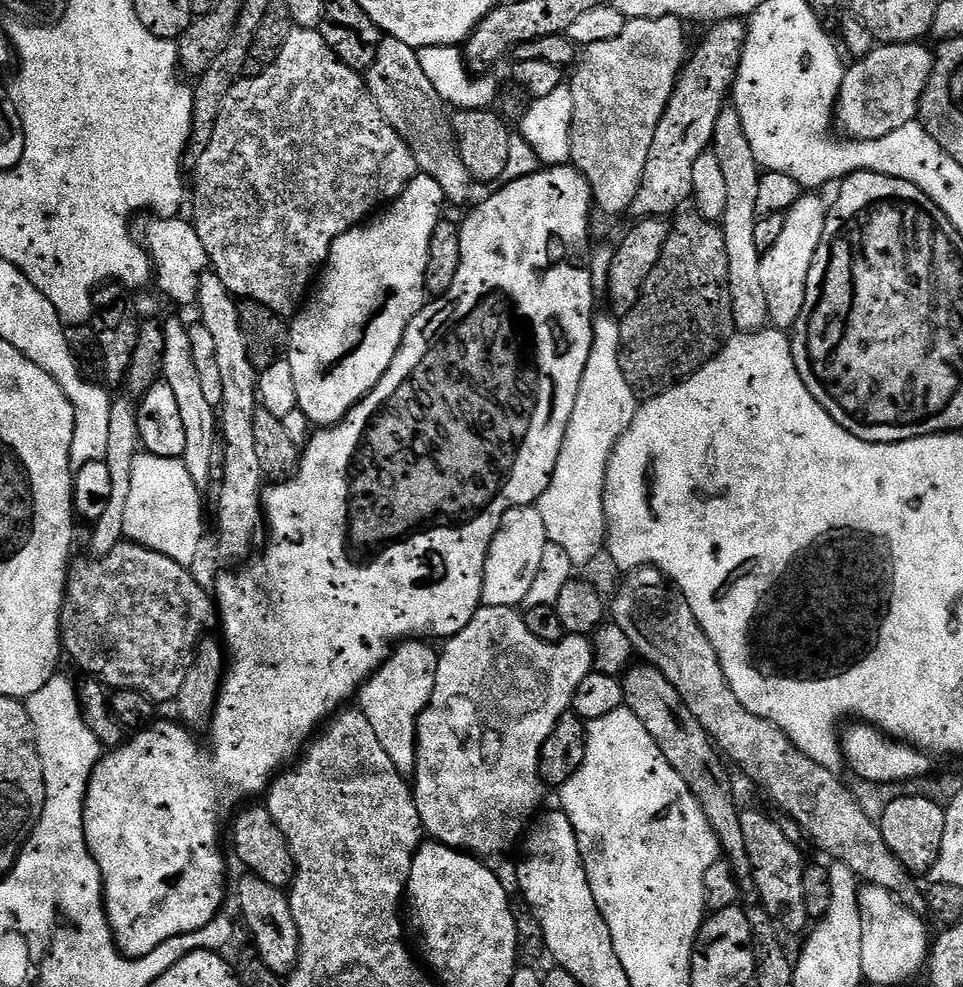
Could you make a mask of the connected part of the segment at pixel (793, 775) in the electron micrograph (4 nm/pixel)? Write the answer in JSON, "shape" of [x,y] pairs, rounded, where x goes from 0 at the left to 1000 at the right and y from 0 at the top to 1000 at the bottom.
{"shape":[[[674,573],[653,579],[649,584],[652,585],[649,586],[648,593],[641,598],[640,605],[637,608],[634,605],[633,608],[634,627],[650,640],[657,658],[664,664],[666,661],[669,664],[666,666],[672,672],[678,673],[680,677],[687,679],[687,683],[692,683],[692,687],[696,687],[700,699],[708,703],[708,711],[712,711],[721,727],[729,732],[745,759],[761,775],[764,773],[766,777],[773,778],[774,784],[811,819],[809,822],[829,833],[829,837],[835,839],[836,848],[840,852],[843,850],[858,866],[865,867],[865,872],[883,877],[894,893],[926,904],[945,923],[963,925],[964,914],[957,900],[955,904],[954,898],[951,897],[952,889],[944,883],[941,877],[937,877],[937,873],[933,873],[924,857],[920,857],[920,849],[916,849],[913,834],[897,824],[896,817],[885,807],[884,800],[868,787],[869,783],[830,762],[811,738],[779,723],[775,715],[766,711],[766,703],[758,699],[754,683],[746,671],[746,663],[741,663],[741,655],[737,655],[737,646],[733,646],[729,634],[725,634],[721,626],[721,618],[717,618],[712,606],[695,591],[691,581]]]}

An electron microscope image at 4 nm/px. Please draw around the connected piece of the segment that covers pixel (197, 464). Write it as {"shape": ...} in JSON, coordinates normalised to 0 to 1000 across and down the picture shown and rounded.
{"shape":[[[171,323],[169,330],[172,363],[168,385],[177,391],[177,395],[181,395],[181,404],[185,406],[185,416],[189,419],[189,433],[193,435],[191,471],[193,476],[197,476],[197,484],[201,484],[205,494],[212,496],[220,482],[220,457],[226,454],[226,417],[218,411],[218,407],[214,407],[214,398],[210,396],[210,387],[201,371],[201,355],[197,355],[196,329],[187,324]]]}

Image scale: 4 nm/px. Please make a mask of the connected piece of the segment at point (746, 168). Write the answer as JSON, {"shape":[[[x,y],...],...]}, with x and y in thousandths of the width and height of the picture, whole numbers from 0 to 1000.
{"shape":[[[753,108],[752,114],[746,120],[737,150],[744,155],[750,168],[750,177],[754,179],[754,213],[750,230],[754,241],[756,285],[764,336],[790,336],[800,328],[798,303],[795,294],[791,291],[791,257],[783,249],[783,229],[787,222],[787,184],[791,171],[785,165],[783,152],[779,152],[779,144],[773,139],[771,120],[766,120],[763,108]]]}

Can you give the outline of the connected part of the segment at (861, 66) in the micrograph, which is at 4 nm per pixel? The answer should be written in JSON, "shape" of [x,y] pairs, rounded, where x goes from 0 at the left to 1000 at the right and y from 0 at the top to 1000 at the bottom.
{"shape":[[[958,44],[920,45],[906,50],[902,57],[888,62],[877,72],[876,82],[872,88],[872,98],[868,101],[866,122],[877,130],[880,137],[886,142],[911,142],[920,140],[920,136],[928,136],[937,128],[948,125],[955,112],[955,100],[962,91],[962,83],[968,74],[970,53],[967,48],[958,49]]]}

